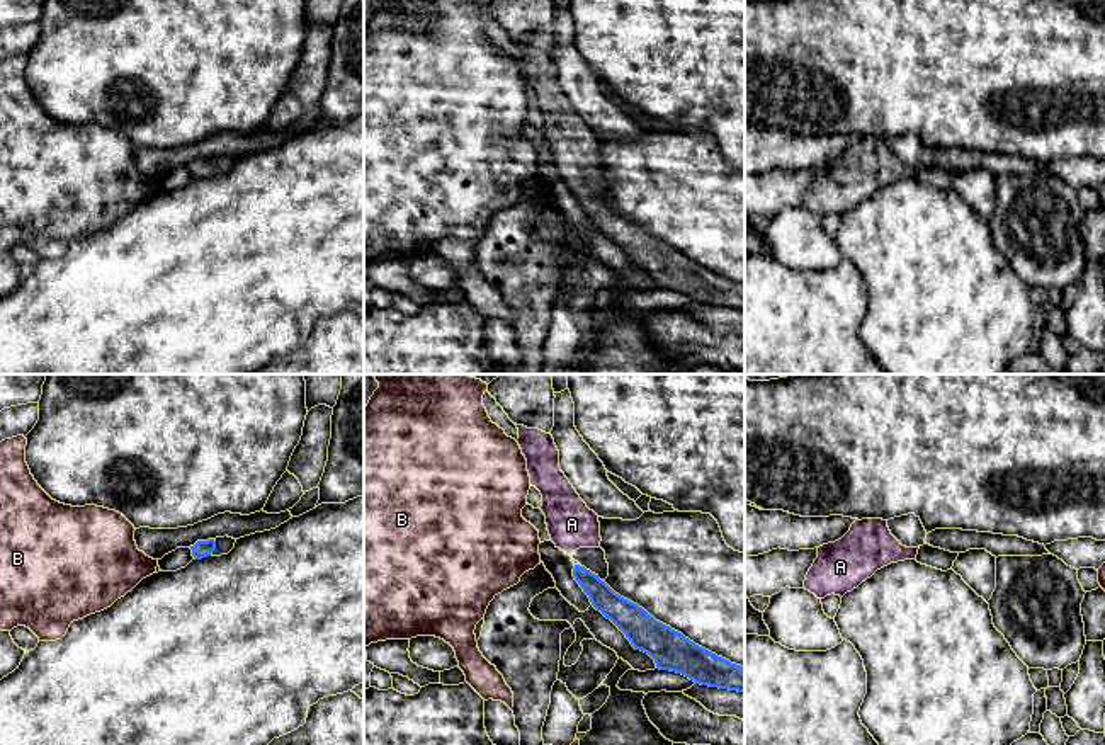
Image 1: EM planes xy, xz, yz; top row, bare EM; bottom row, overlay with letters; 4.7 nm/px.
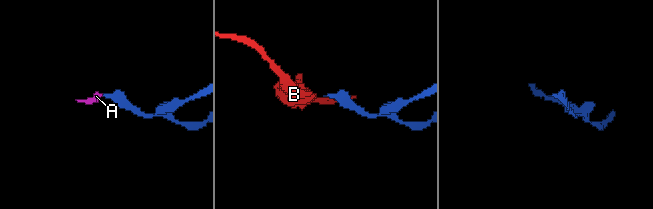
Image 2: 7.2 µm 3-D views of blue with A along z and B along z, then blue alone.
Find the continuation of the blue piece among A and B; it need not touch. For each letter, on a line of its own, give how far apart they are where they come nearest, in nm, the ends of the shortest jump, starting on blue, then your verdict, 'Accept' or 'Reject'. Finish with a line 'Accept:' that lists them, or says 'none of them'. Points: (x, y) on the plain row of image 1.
A: Distance 60 nm. Across: xz (575, 184), (572, 172). Accept
B: Distance 160 nm. Across: xz (573, 187), (539, 182). Reject
Accept: A

